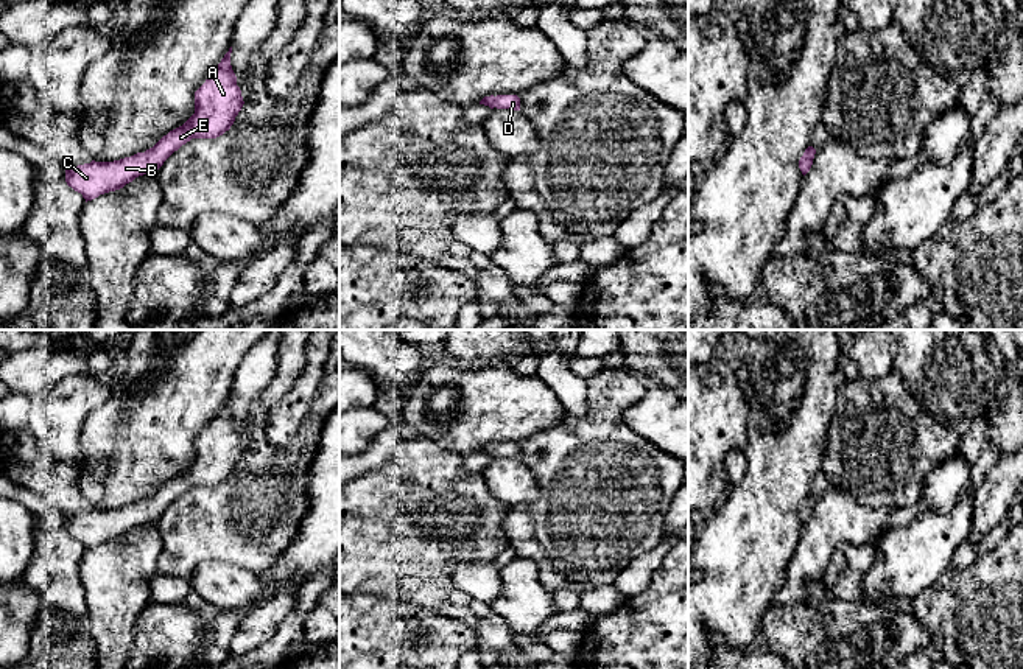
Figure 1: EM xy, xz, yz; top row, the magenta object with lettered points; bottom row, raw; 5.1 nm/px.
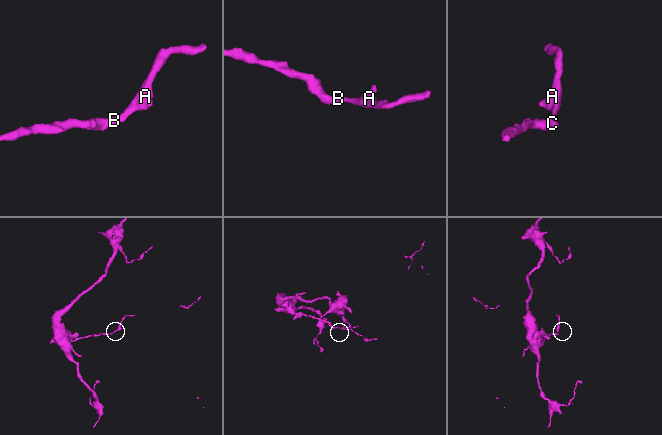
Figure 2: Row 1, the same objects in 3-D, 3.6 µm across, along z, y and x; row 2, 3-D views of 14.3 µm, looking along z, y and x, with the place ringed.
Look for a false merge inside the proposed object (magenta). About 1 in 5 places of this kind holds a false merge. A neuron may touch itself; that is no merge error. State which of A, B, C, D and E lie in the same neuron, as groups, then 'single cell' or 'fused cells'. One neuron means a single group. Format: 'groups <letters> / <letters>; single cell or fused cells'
groups A B C D E; single cell

